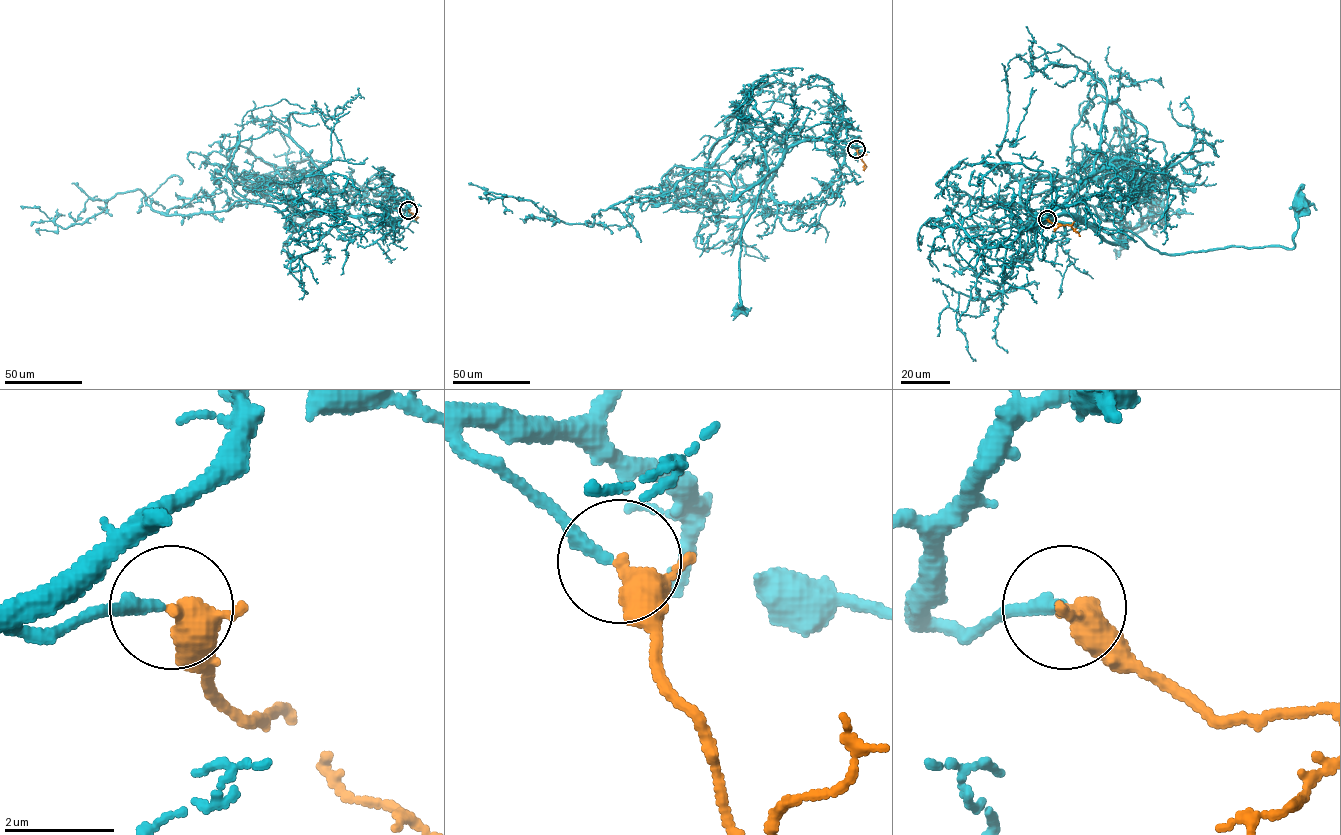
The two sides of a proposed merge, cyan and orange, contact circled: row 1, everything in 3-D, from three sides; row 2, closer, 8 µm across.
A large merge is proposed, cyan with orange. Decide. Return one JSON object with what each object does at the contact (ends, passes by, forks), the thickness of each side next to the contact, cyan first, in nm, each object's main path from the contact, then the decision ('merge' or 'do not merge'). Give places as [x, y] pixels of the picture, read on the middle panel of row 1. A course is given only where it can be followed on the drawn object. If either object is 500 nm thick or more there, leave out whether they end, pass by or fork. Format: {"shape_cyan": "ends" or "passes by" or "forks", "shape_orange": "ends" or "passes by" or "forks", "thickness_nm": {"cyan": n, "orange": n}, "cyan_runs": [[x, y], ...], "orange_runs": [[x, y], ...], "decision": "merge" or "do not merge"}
{"shape_cyan": "ends", "shape_orange": "passes by", "thickness_nm": {"cyan": 240, "orange": 340}, "cyan_runs": [[856, 149], [824, 140], [798, 141], [767, 175], [755, 209], [742, 230], [739, 308]], "orange_runs": [[856, 149], [865, 164], [864, 170]], "decision": "merge"}

